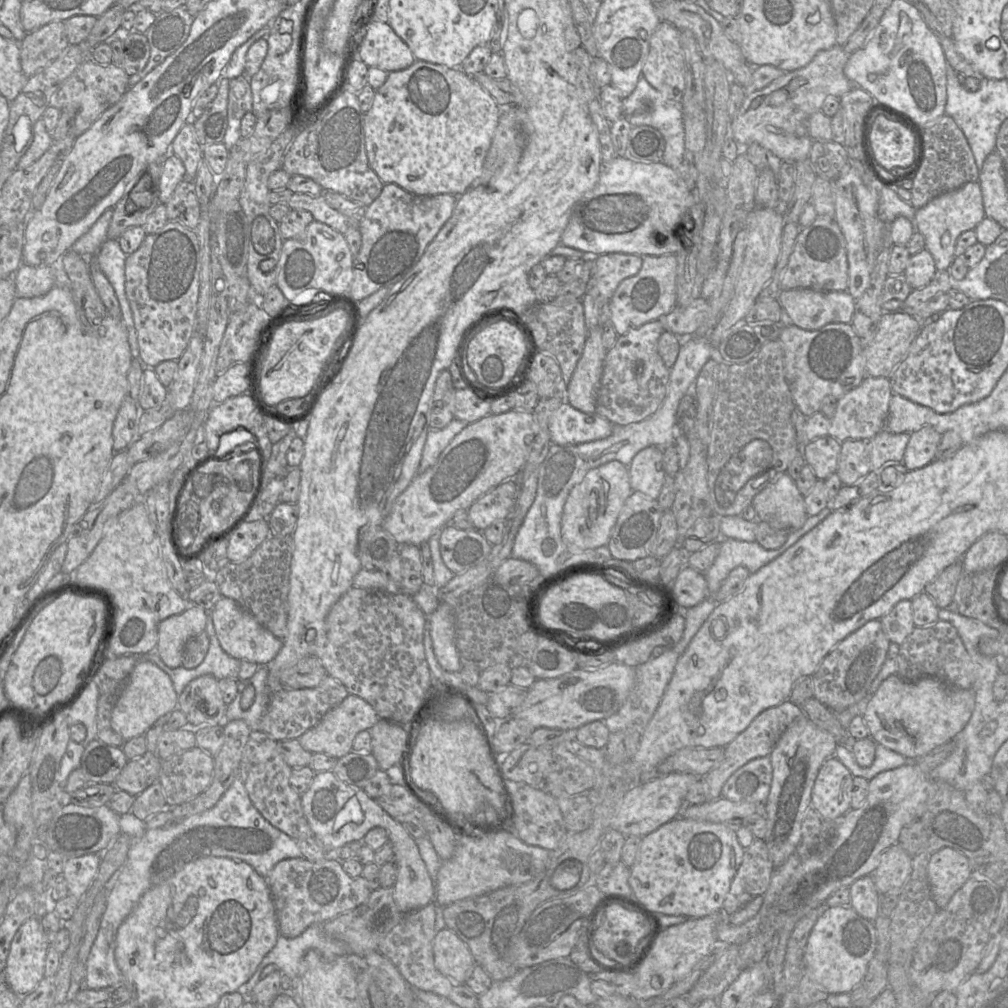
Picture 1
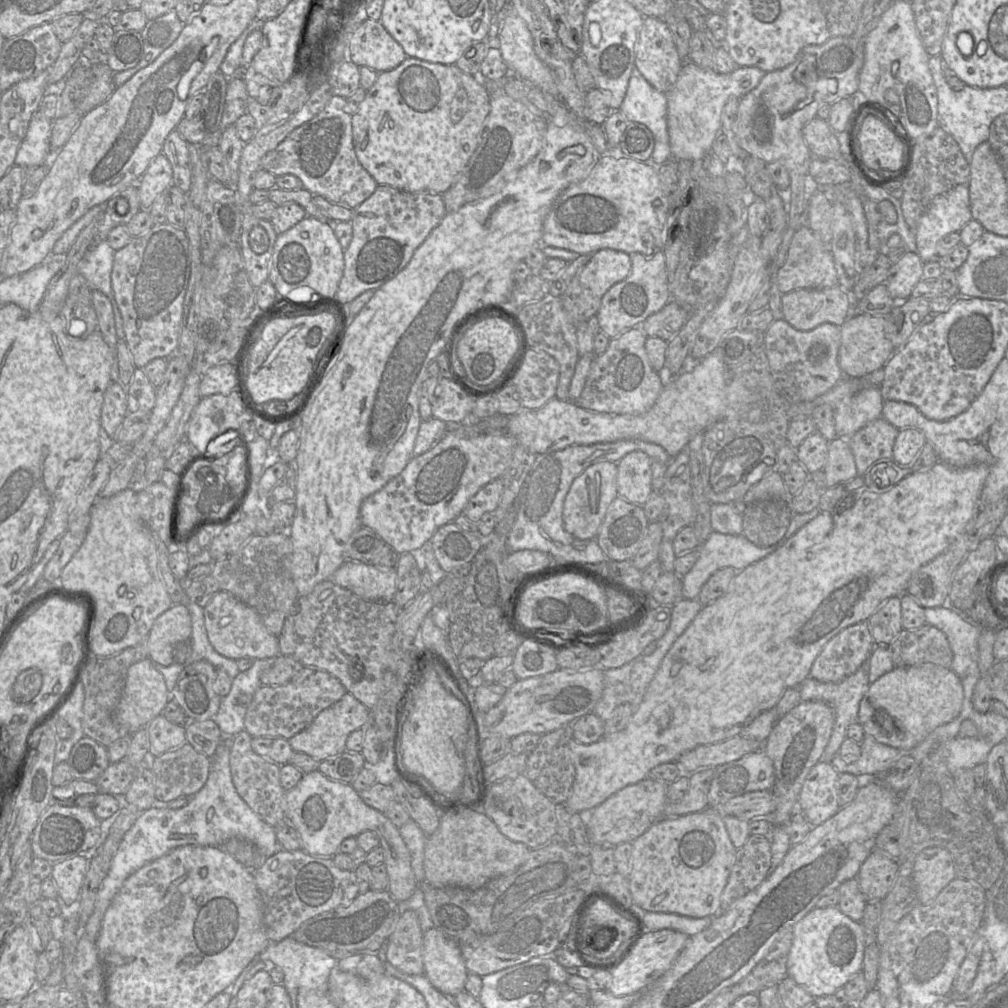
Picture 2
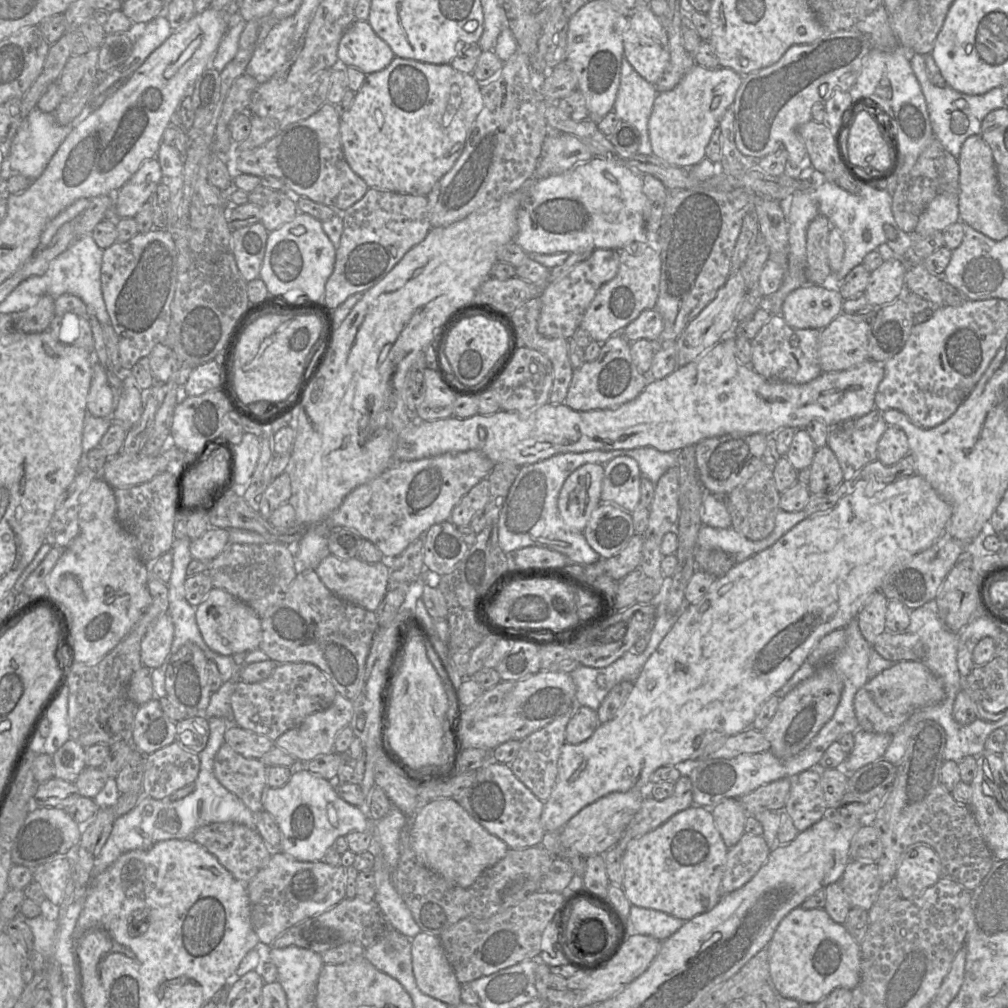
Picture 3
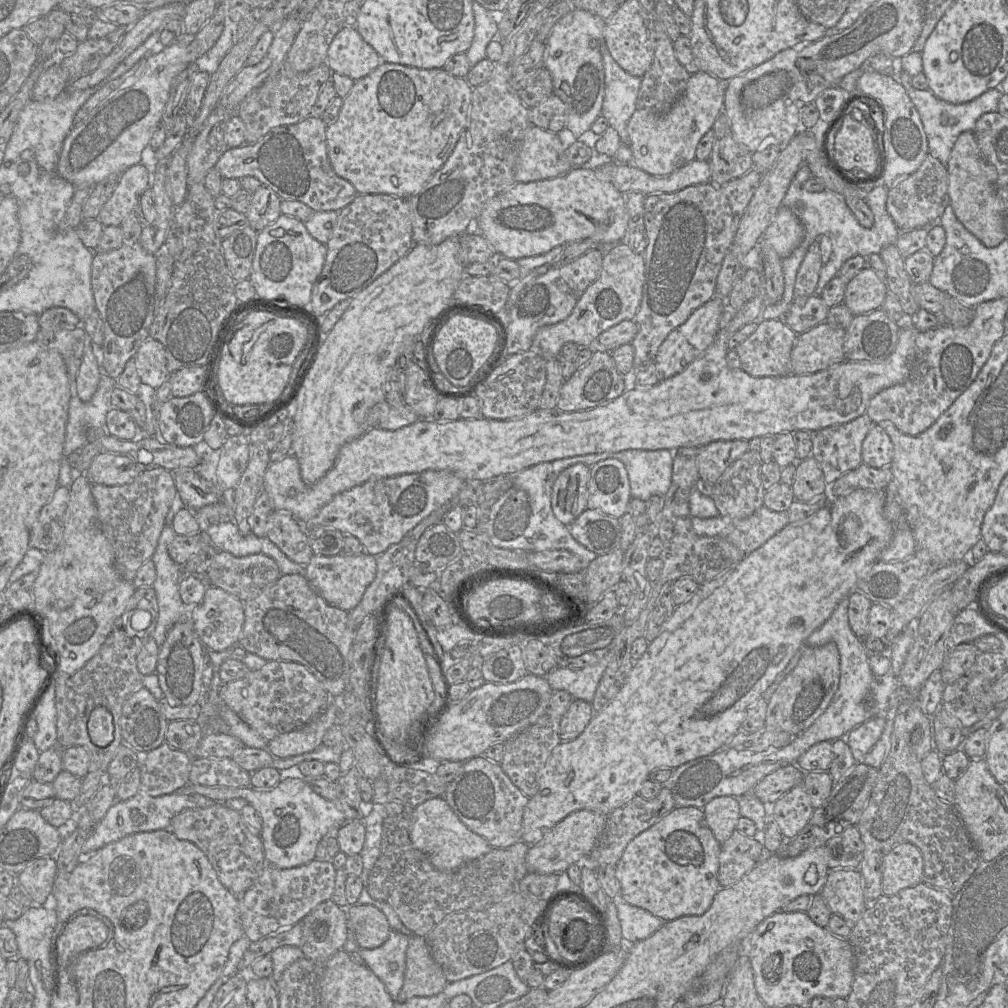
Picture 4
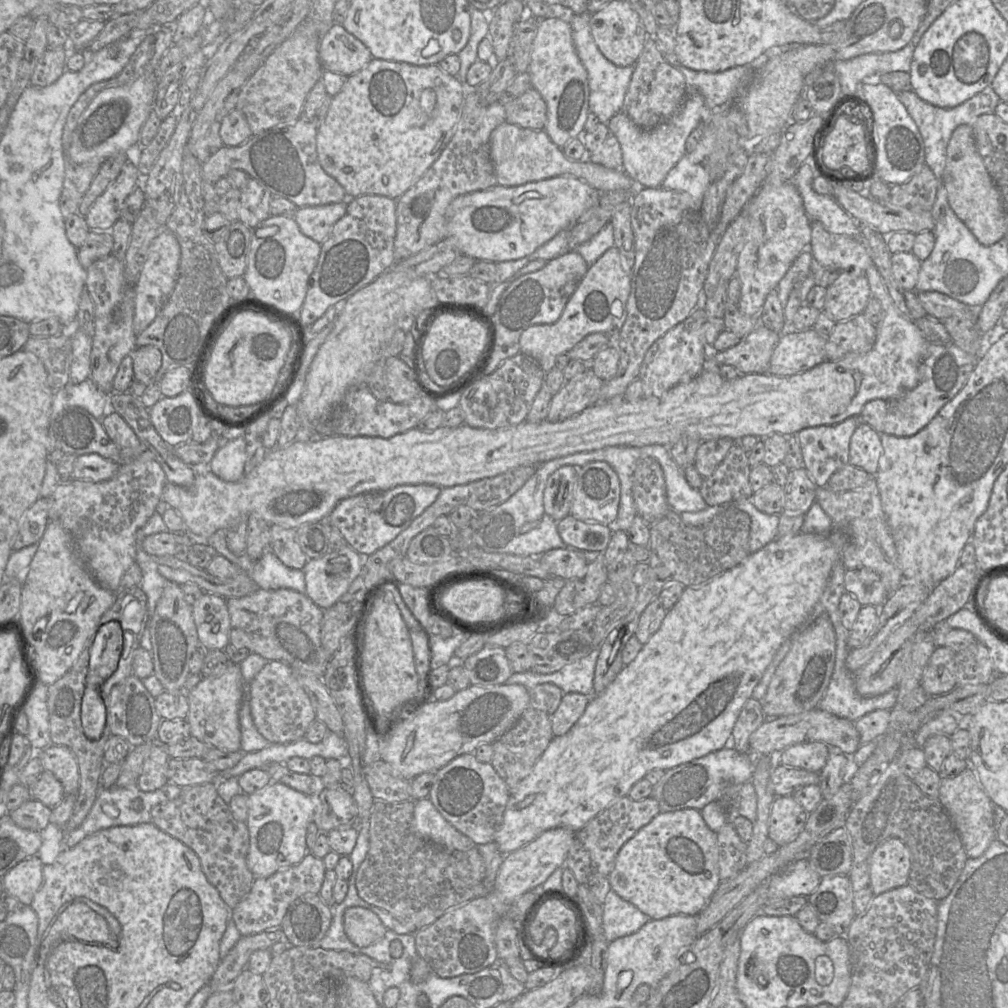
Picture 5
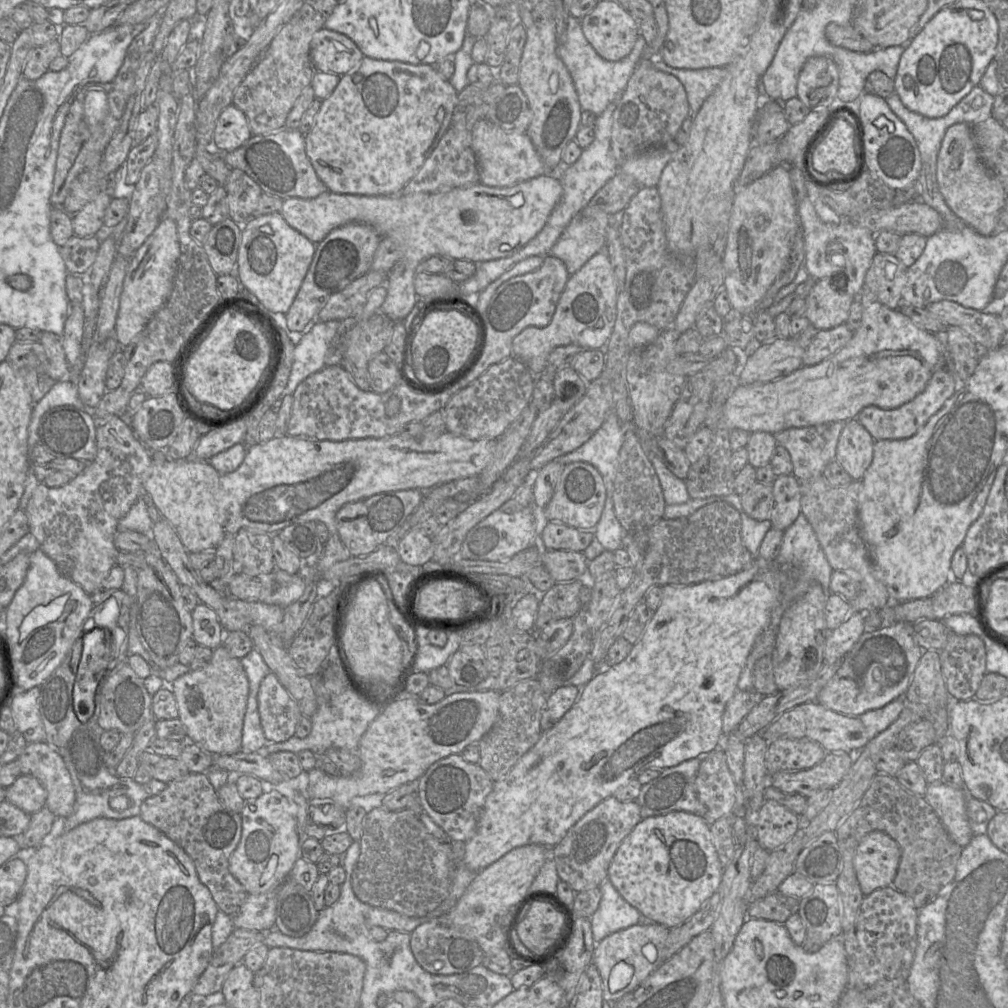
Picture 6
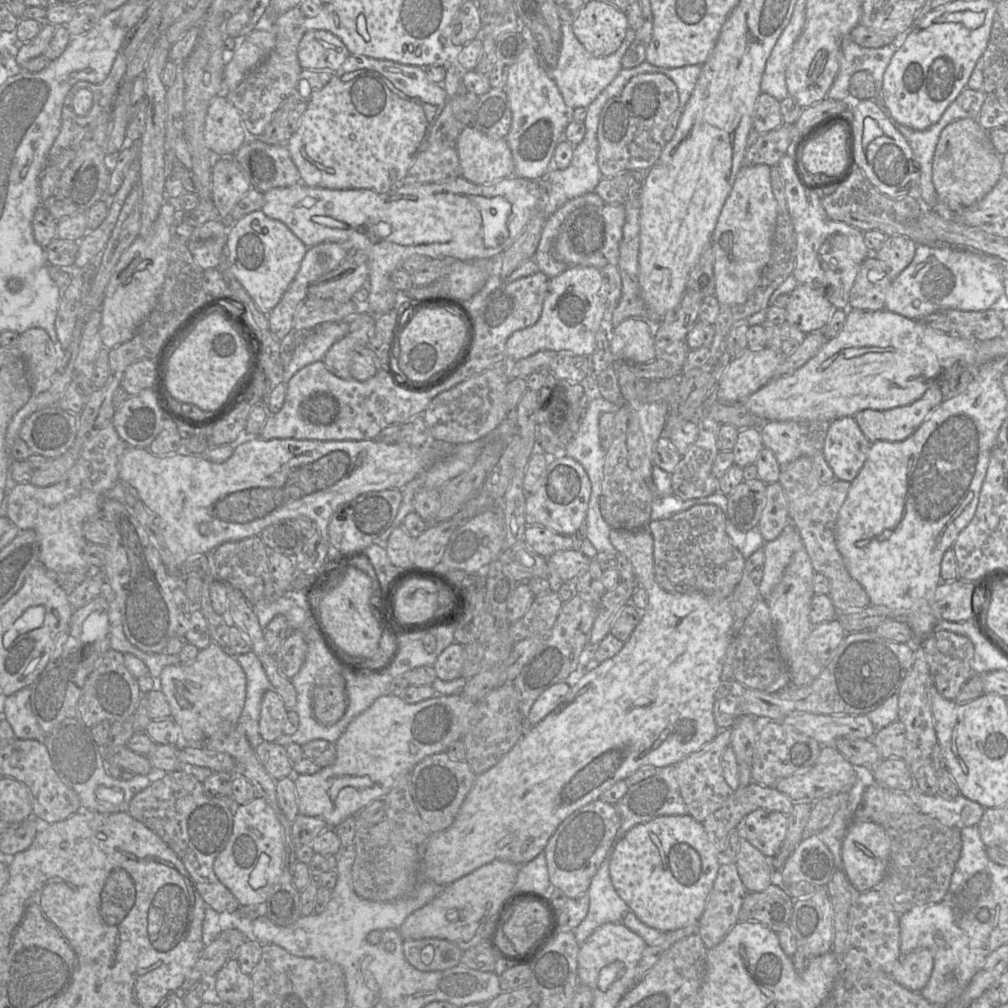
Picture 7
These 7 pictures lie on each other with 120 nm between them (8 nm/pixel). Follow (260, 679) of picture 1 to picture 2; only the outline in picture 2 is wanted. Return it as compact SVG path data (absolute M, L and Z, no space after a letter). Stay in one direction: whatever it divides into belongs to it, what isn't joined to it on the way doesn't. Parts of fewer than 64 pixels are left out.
M277 657L257 659L249 669L240 671L237 676L233 678L229 693L221 697L218 712L212 719L217 723L222 732L222 740L224 736L234 736L235 734L245 730L244 717L247 707L251 703L255 692L262 686L260 682L260 674L264 669L272 665L276 658Z

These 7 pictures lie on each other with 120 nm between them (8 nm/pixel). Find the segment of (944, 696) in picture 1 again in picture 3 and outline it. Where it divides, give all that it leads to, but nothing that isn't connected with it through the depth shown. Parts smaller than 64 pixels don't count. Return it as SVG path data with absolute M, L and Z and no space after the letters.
M901 661L880 672L860 688L854 697L859 727L873 733L893 734L918 709L936 704L944 697L940 680L923 661Z

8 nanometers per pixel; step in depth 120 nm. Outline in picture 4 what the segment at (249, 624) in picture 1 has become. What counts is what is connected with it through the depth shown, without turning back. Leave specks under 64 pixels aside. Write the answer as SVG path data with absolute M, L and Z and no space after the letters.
M207 585L198 604L186 604L194 629L207 648L222 651L238 644L244 624L243 602L217 586Z

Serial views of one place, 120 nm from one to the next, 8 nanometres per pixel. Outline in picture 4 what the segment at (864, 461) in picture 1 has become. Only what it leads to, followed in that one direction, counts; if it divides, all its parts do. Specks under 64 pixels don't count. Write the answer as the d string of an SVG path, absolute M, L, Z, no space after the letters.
M812 456L796 463L796 473L791 484L796 501L809 502L827 493L829 485L823 471Z

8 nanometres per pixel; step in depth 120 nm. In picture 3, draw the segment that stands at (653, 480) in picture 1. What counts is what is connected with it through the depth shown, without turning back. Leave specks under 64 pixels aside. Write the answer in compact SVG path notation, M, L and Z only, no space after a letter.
M618 456L603 465L601 502L610 502L632 512L640 501L642 474L635 459Z

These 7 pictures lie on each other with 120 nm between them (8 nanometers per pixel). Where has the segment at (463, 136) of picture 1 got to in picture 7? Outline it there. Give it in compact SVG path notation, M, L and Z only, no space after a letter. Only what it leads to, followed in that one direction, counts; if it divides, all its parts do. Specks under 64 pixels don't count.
M350 55L342 66L333 73L331 80L320 91L313 93L307 103L306 111L300 118L299 127L290 136L286 147L301 175L302 183L309 187L338 190L369 189L377 193L385 193L390 189L396 188L396 184L406 176L417 155L427 148L431 130L441 115L448 99L443 85L430 82L427 79L424 68L388 60L377 60L363 55Z

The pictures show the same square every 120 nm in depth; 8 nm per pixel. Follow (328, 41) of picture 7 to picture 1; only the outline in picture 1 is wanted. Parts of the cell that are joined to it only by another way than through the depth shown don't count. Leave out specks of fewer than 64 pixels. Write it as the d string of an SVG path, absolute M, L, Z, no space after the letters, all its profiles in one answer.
M371 15L354 35L354 54L368 67L387 72L408 68L416 60L409 46L389 24Z

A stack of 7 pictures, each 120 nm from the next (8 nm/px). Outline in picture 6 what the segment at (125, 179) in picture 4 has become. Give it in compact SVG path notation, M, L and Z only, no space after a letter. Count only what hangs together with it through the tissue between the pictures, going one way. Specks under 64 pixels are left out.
M102 192L75 215L71 215L74 235L89 237L95 236L99 231L105 231L103 218L112 199L108 192Z

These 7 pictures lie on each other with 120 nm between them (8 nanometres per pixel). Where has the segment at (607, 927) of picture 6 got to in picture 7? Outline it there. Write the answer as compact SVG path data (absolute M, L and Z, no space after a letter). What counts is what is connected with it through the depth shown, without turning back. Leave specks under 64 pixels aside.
M610 853L593 876L589 889L589 910L582 922L574 928L577 943L581 946L594 930L608 922L621 922L630 911L616 892L609 871Z

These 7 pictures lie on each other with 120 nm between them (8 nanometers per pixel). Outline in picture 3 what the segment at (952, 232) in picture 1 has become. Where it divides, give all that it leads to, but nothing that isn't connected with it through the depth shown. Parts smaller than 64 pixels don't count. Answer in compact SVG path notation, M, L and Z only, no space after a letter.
M958 192L943 193L936 196L924 209L915 227L921 236L935 231L943 231L951 224L960 221Z

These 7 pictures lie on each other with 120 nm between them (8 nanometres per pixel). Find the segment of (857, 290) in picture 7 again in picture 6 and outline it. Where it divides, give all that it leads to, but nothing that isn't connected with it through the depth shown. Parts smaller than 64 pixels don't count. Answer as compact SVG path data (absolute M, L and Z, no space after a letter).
M877 252L864 278L864 288L869 290L875 299L890 309L899 309L903 305L902 290L907 282L907 268L894 254Z

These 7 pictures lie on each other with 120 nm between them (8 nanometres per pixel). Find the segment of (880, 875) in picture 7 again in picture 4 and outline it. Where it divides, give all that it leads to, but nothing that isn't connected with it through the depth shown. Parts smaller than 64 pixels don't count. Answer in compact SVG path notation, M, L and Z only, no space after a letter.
M895 845L882 863L882 895L891 896L922 883L923 865L922 854L915 845Z

